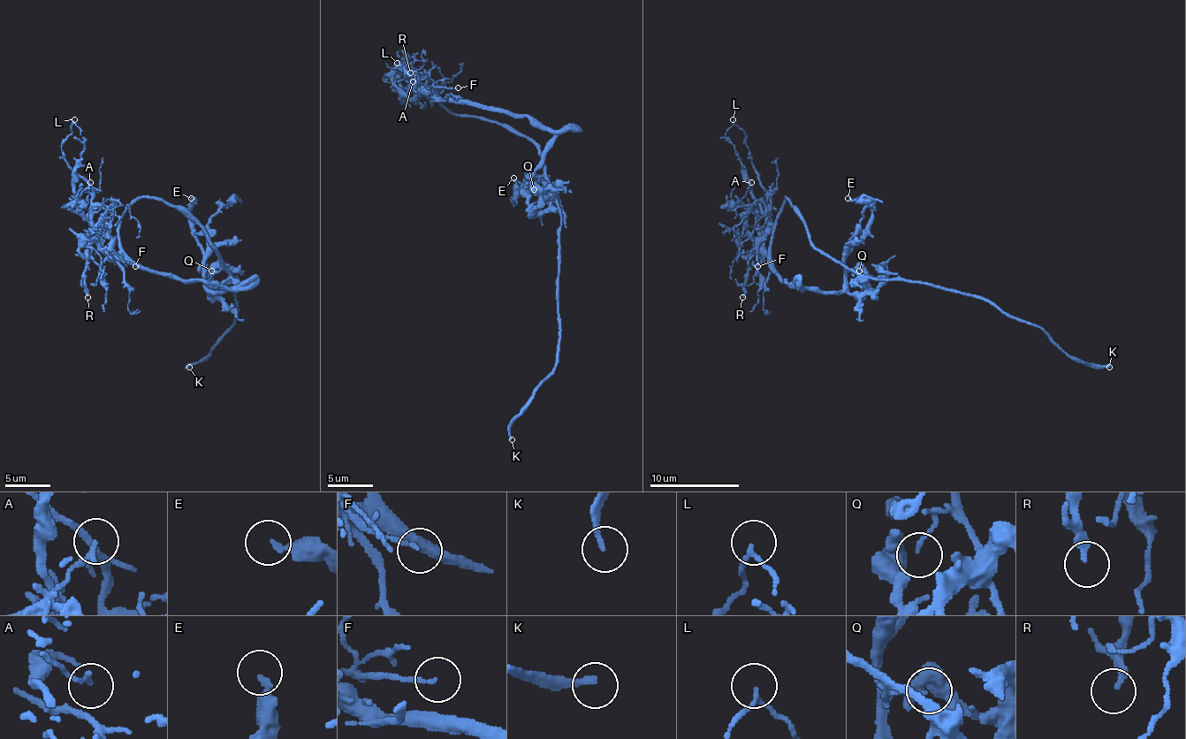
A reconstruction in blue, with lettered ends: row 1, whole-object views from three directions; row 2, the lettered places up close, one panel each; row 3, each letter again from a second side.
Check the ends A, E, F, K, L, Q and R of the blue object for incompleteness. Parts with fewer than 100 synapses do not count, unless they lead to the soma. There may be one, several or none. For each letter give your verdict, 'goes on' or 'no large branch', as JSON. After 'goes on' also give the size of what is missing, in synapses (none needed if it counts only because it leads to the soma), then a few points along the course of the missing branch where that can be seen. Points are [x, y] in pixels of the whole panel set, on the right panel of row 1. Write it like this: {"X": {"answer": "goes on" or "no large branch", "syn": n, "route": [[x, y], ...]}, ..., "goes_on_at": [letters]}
{"A": {"answer": "no large branch"}, "E": {"answer": "no large branch"}, "F": {"answer": "no large branch"}, "K": {"answer": "goes on", "route": [[1109, 367], [1134, 362], [1127, 342], [1127, 354], [1134, 361], [1147, 361], [1159, 349], [1159, 342]]}, "L": {"answer": "no large branch"}, "Q": {"answer": "no large branch"}, "R": {"answer": "no large branch"}, "goes_on_at": ["K"]}

